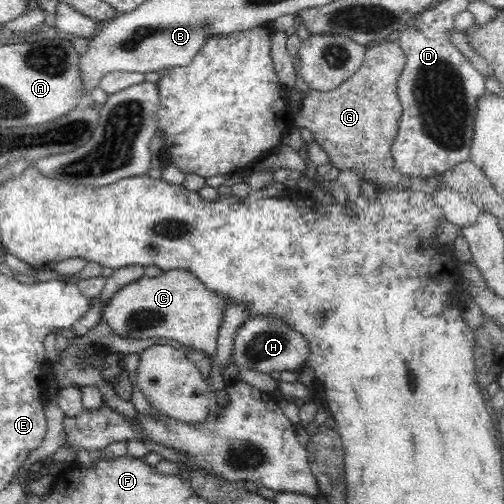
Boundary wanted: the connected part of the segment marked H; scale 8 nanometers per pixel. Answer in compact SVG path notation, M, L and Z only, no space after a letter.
M266 317L248 319L236 331L232 346L232 360L244 368L256 372L298 371L308 358L308 341L294 333L282 319L268 321Z

